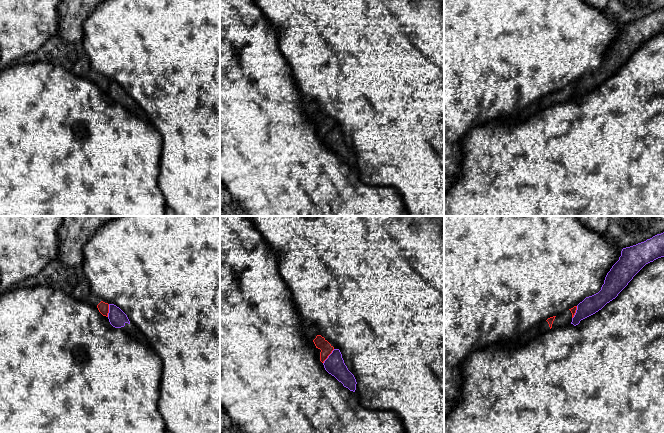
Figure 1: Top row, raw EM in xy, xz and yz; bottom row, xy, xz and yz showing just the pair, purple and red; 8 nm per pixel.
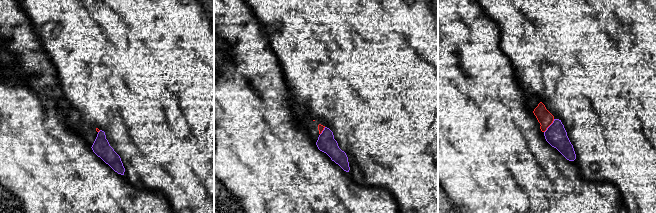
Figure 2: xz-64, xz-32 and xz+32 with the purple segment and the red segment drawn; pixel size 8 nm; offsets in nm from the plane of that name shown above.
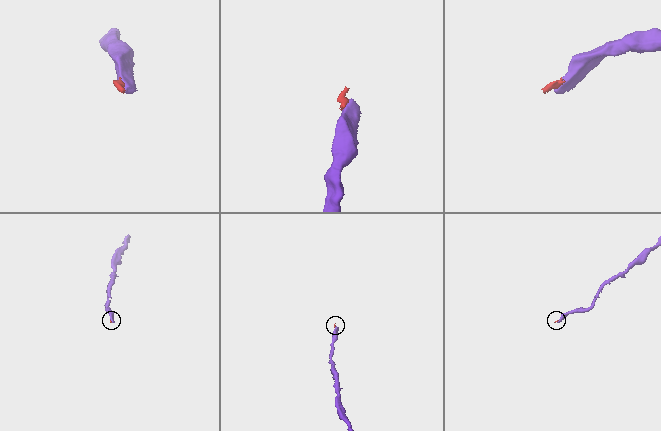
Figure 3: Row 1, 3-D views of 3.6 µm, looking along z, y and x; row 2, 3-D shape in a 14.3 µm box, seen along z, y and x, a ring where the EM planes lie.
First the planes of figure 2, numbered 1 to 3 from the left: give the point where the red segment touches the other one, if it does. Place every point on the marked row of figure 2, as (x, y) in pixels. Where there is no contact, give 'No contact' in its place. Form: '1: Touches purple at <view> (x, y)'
1: Touches purple at xz-64 (99, 131)
2: Touches purple at xz-32 (322, 131)
3: Touches purple at xz+32 (549, 126)

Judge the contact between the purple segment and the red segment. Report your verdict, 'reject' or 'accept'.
reject

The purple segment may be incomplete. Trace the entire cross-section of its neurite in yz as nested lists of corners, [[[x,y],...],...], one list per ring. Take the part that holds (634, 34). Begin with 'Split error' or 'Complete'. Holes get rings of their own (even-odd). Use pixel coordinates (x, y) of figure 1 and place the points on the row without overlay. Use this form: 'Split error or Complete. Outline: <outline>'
Complete. Outline: [[[664,8],[644,18],[623,24],[619,36],[607,49],[601,66],[577,81],[571,100],[576,102],[581,96],[601,86],[618,72],[646,40],[661,33],[664,33]]]

